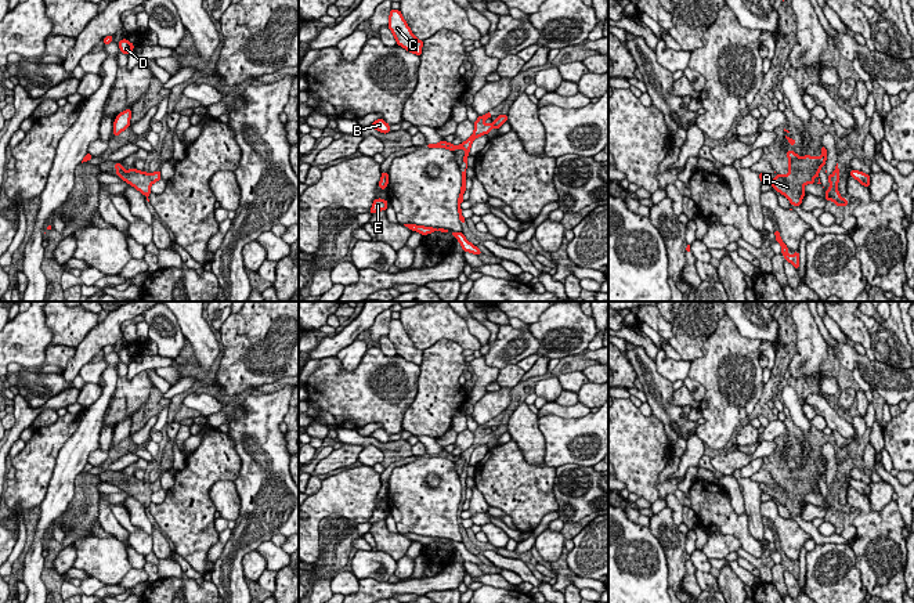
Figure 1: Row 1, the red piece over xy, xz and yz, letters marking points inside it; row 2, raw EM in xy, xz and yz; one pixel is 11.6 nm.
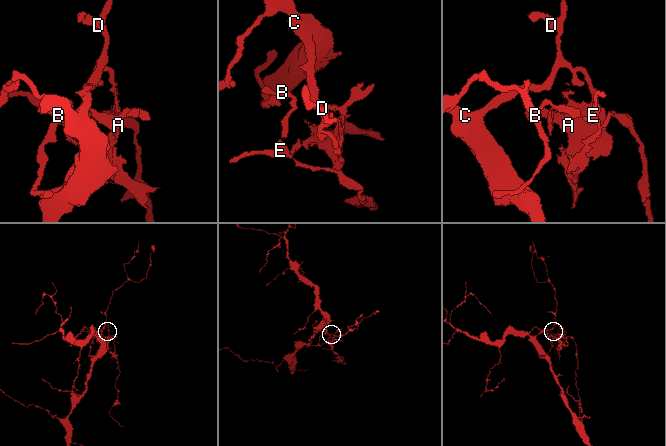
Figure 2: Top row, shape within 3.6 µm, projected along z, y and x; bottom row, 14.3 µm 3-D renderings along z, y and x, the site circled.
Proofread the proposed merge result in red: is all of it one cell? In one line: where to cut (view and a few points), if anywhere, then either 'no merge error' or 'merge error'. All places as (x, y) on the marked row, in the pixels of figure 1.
cut none; no merge error

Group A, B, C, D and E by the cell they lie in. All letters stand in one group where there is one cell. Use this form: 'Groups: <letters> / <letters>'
Groups: A B C D E

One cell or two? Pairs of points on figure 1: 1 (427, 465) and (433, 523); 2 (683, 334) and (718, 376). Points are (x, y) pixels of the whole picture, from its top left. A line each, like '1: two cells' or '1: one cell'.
1: one cell
2: two cells

